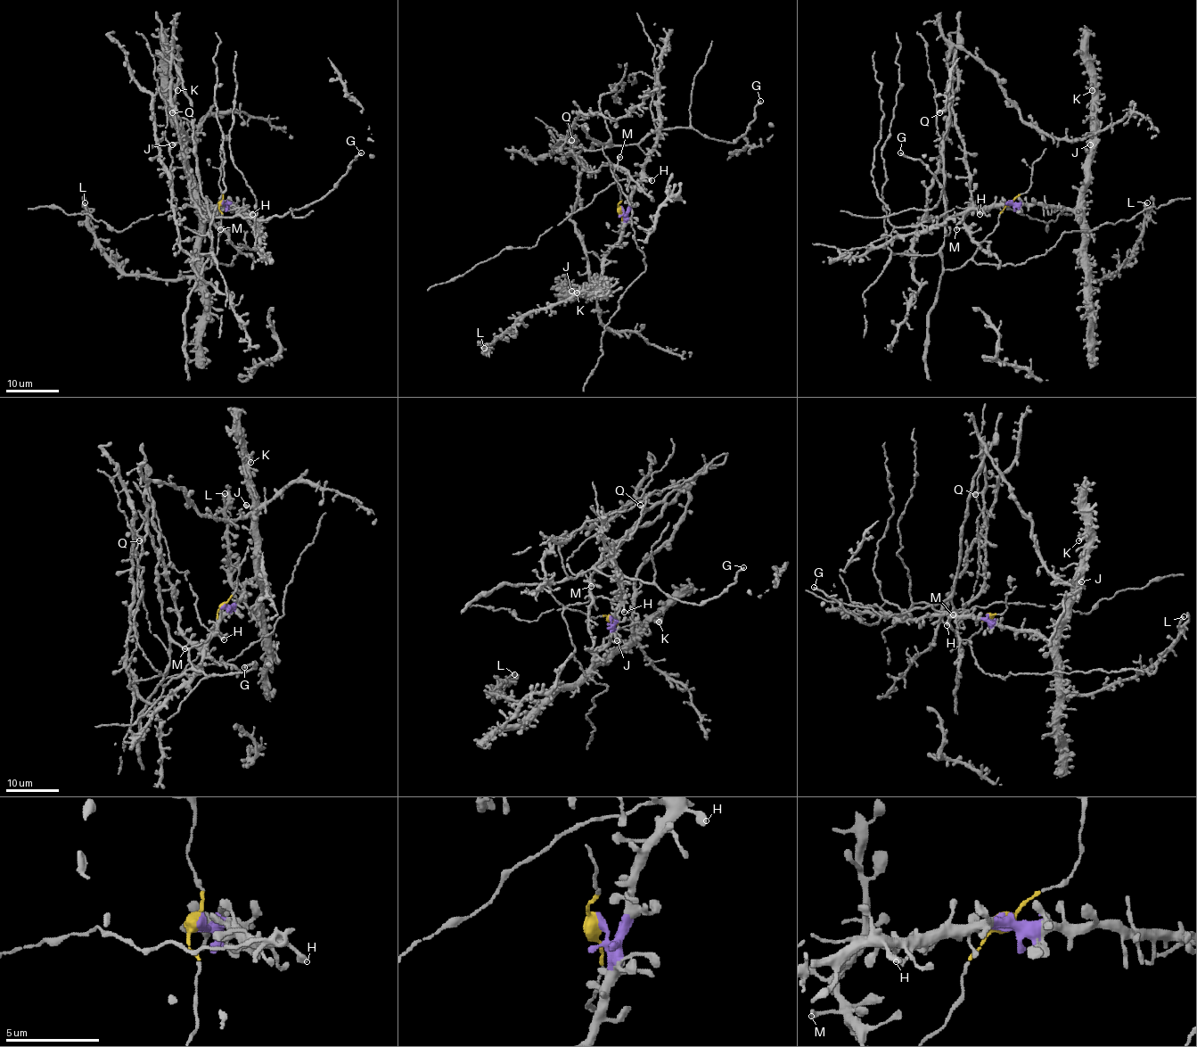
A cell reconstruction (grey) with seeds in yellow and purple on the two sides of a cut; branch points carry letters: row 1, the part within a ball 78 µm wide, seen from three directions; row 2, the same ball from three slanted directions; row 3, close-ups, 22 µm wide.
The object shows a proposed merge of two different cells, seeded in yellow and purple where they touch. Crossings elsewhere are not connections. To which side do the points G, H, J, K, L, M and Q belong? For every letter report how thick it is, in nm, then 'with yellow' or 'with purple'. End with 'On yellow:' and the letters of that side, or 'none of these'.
G: 240 nm thick; with yellow
H: 380 nm thick; with purple
J: 440 nm thick; with purple
K: 320 nm thick; with purple
L: 360 nm thick; with purple
M: 240 nm thick; with yellow
Q: 320 nm thick; with yellow
On yellow: G, M, Q

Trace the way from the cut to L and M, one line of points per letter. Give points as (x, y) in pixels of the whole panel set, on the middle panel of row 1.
L: (621, 208), (624, 233), (605, 257), (602, 282), (593, 291), (578, 291), (569, 299), (527, 312), (483, 347)
M: (621, 208), (602, 152), (610, 141), (578, 152), (570, 148), (590, 171), (620, 157)

